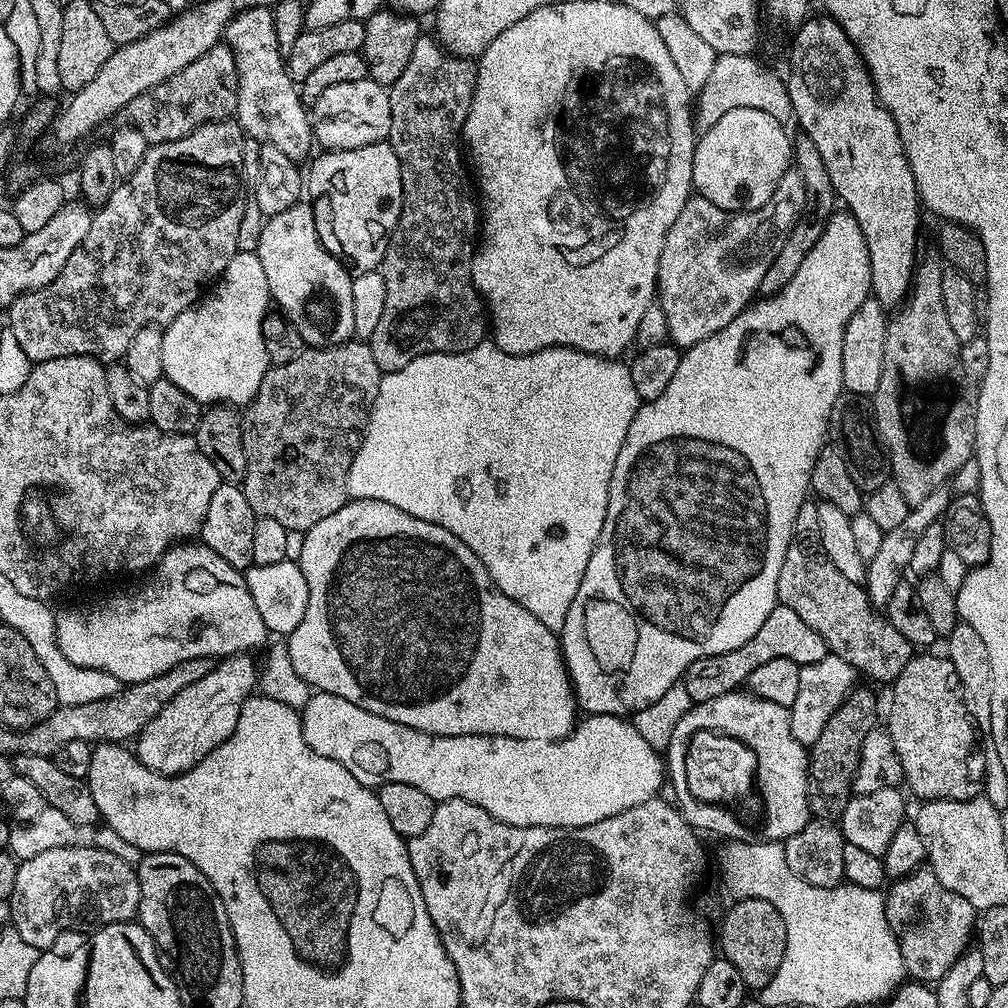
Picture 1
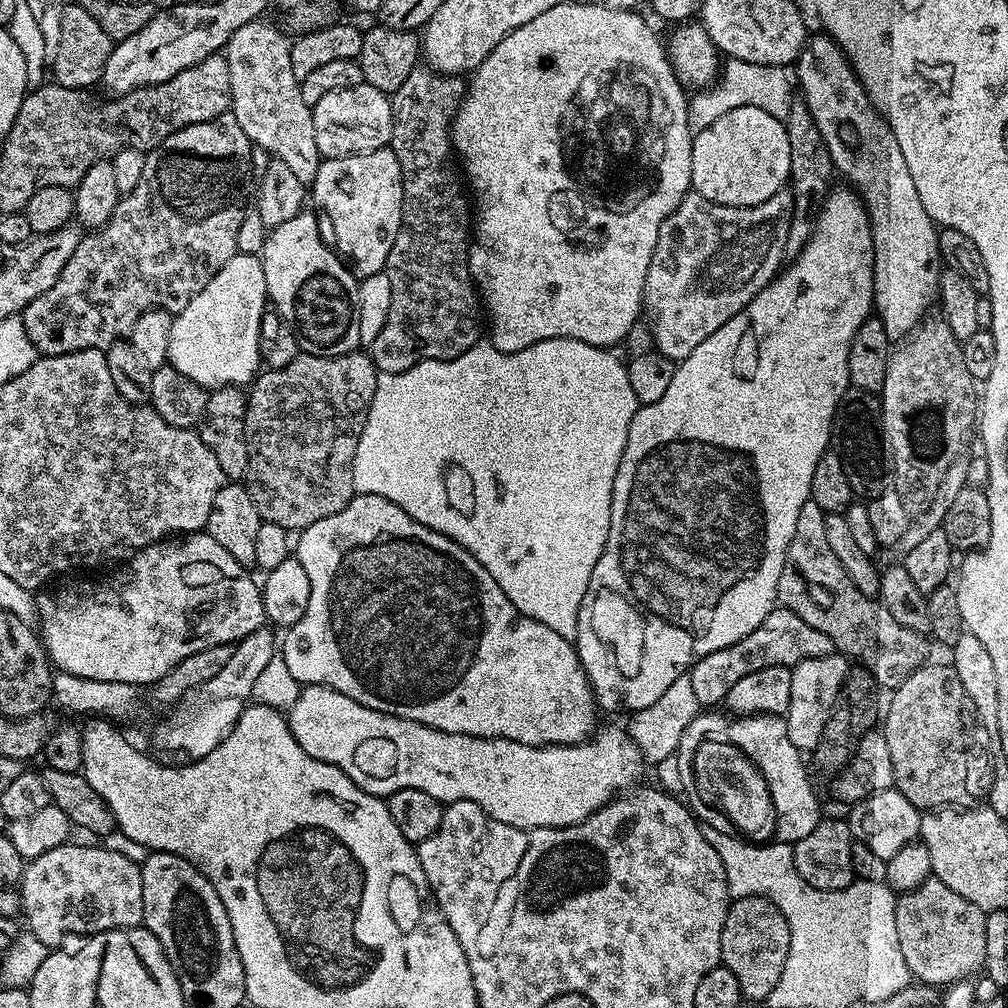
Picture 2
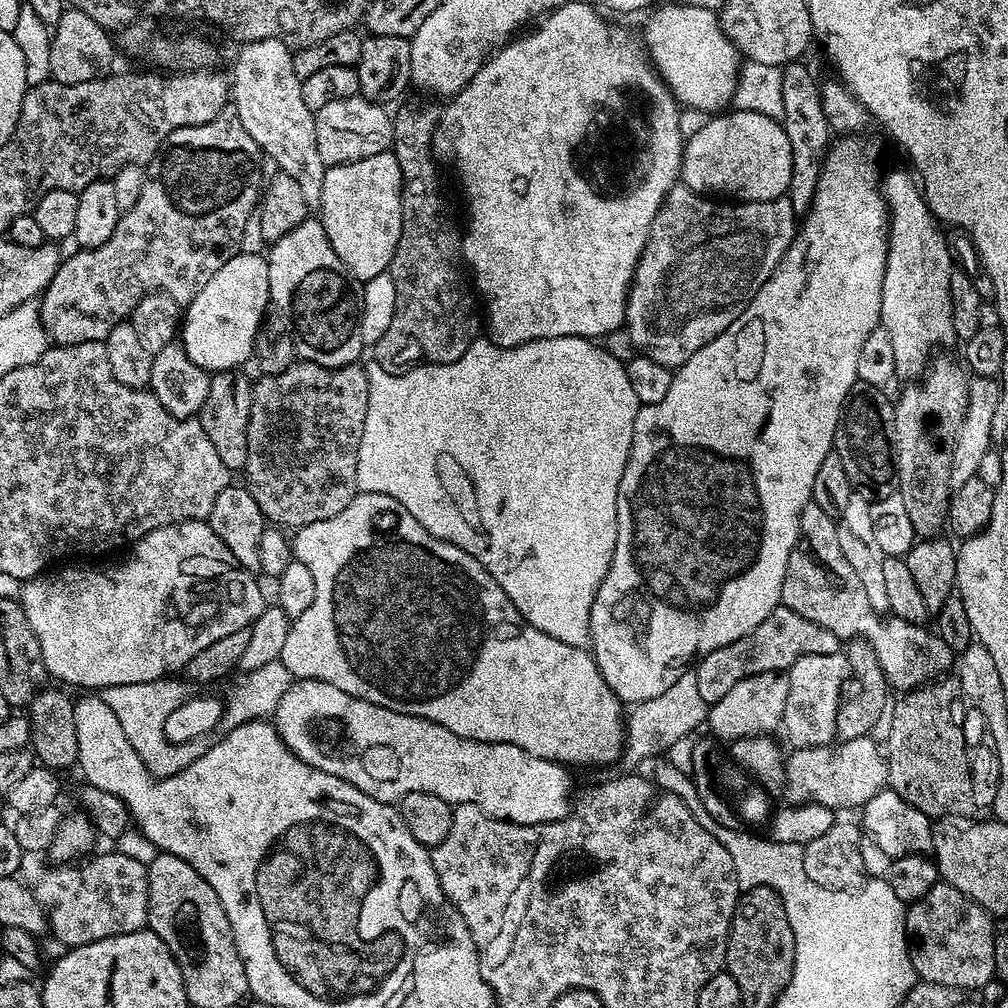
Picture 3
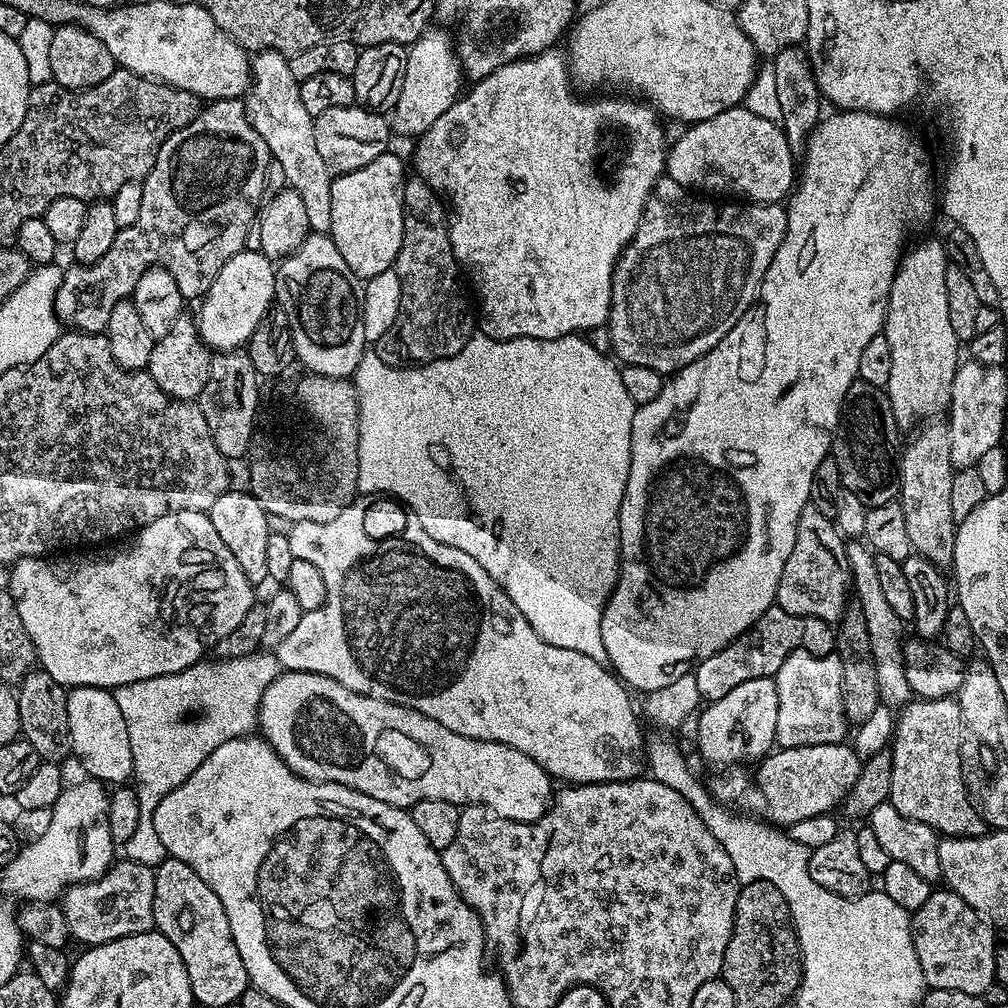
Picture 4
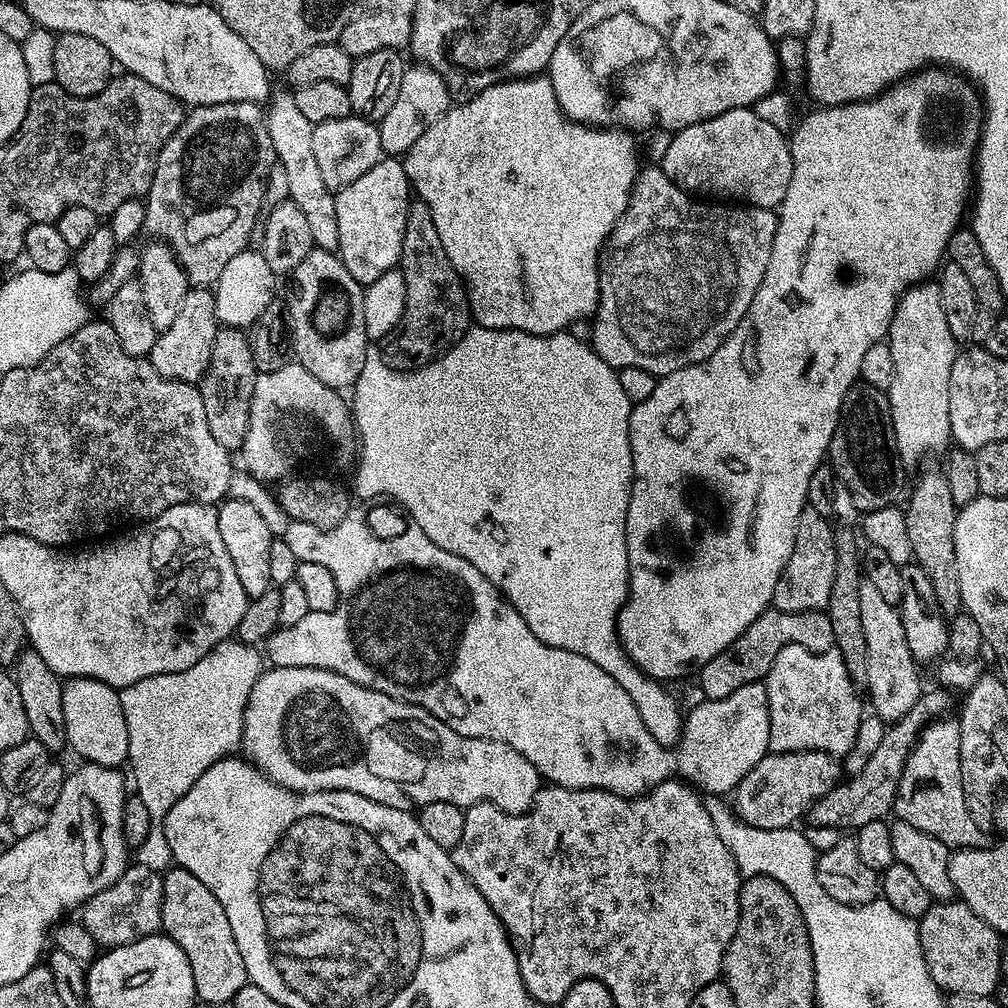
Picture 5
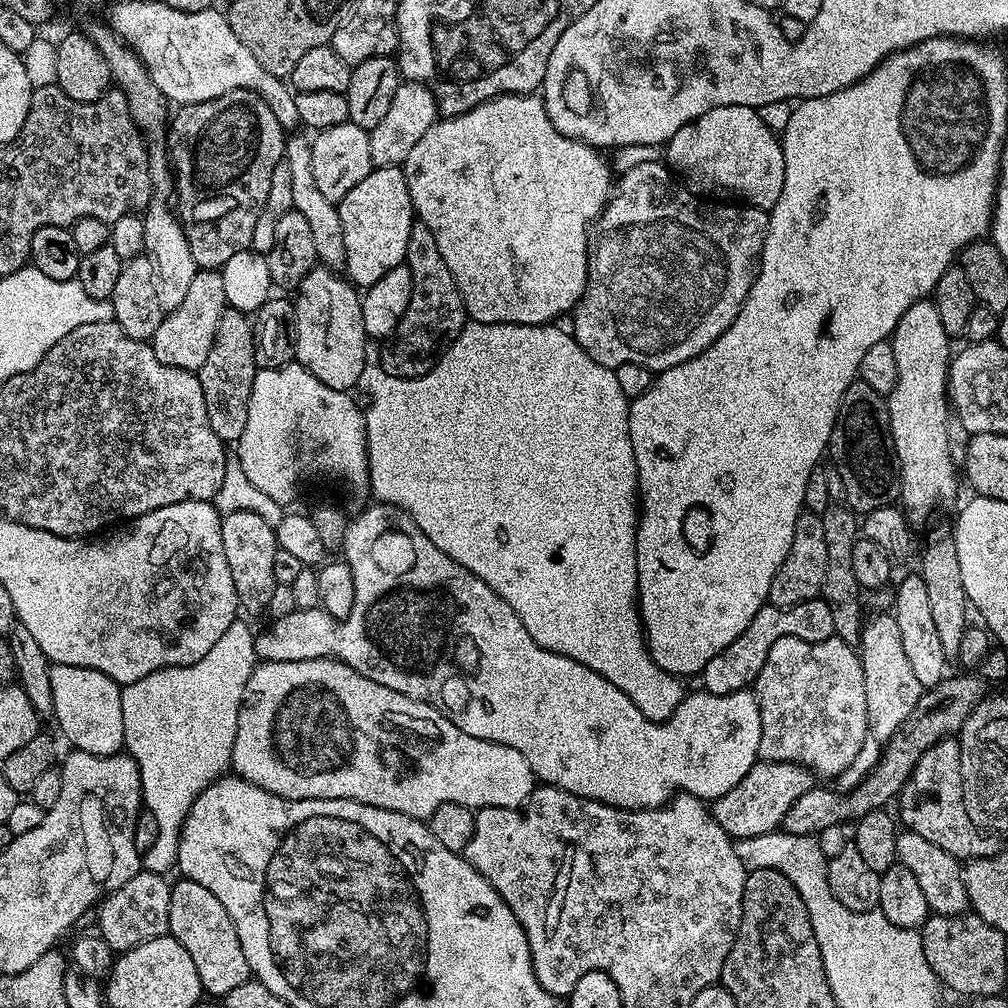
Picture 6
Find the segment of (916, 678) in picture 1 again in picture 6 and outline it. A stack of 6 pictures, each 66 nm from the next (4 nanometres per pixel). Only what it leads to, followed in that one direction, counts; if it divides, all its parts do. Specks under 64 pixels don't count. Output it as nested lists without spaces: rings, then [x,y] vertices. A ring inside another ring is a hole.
[[[942,739],[930,746],[922,758],[918,758],[910,778],[900,792],[899,804],[898,820],[905,829],[926,838],[926,842],[934,842],[938,850],[946,850],[946,854],[955,856],[961,862],[981,860],[1000,852],[1001,837],[970,822],[970,814],[966,814],[959,739]]]

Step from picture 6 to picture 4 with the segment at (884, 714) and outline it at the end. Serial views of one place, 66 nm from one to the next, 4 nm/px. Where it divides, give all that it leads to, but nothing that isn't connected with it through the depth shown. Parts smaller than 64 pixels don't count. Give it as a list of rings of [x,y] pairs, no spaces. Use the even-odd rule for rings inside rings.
[[[852,542],[847,545],[848,570],[852,573],[851,587],[854,589],[854,600],[860,603],[859,615],[863,617],[866,630],[870,636],[870,650],[873,652],[874,666],[877,670],[877,688],[881,705],[899,710],[913,699],[910,682],[906,678],[904,665],[904,628],[905,621],[894,614],[894,609],[886,603],[882,585],[878,579],[876,556],[870,551],[867,543]]]

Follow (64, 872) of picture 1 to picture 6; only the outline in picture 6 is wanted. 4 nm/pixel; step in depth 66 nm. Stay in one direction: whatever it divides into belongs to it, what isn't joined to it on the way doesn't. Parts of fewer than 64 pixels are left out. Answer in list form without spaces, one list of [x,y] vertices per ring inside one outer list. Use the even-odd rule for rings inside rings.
[[[141,870],[130,878],[130,882],[118,886],[118,890],[100,901],[95,913],[96,924],[100,927],[98,935],[110,945],[113,953],[128,952],[142,942],[168,935],[172,884],[166,881],[164,876]]]

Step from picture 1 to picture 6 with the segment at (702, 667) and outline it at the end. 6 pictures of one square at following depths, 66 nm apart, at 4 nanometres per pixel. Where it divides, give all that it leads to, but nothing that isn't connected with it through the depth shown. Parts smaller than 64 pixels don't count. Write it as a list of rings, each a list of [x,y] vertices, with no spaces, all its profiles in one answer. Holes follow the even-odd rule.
[[[817,598],[807,600],[801,604],[795,604],[793,608],[779,608],[767,603],[754,614],[750,626],[722,650],[722,654],[714,654],[710,662],[706,662],[702,673],[703,691],[719,696],[729,696],[735,692],[742,692],[751,689],[755,685],[758,674],[762,670],[762,665],[766,662],[766,654],[770,654],[770,646],[778,642],[778,638],[802,638],[806,642],[826,642],[826,638],[835,636],[833,611],[826,602]]]

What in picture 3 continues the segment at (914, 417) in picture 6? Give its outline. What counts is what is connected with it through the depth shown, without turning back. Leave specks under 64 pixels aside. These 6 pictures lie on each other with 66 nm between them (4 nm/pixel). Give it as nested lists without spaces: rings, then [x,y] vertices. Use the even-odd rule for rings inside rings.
[[[892,172],[889,176],[887,173],[882,180],[884,203],[888,210],[888,253],[882,278],[880,327],[886,330],[886,334],[890,334],[890,346],[894,346],[896,375],[904,382],[912,382],[923,376],[937,350],[948,350],[951,344],[957,343],[950,302],[950,278],[954,271],[954,261],[948,249],[948,238],[941,221],[928,208],[913,173],[908,172]]]

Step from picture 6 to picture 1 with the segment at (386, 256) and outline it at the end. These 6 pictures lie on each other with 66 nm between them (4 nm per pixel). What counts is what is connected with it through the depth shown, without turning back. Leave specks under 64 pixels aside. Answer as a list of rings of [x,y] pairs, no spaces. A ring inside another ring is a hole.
[[[387,142],[358,146],[354,150],[324,150],[319,154],[306,168],[306,192],[328,199],[332,211],[331,247],[353,274],[379,269],[386,246],[398,226],[404,201],[398,154],[394,154]]]

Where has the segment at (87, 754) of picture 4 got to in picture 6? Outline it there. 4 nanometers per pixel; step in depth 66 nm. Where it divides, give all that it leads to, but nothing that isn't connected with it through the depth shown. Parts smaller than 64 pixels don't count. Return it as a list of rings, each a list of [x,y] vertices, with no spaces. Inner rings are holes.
[[[52,664],[50,686],[54,689],[52,716],[60,723],[61,734],[72,743],[75,751],[114,756],[124,748],[121,685],[98,670]]]

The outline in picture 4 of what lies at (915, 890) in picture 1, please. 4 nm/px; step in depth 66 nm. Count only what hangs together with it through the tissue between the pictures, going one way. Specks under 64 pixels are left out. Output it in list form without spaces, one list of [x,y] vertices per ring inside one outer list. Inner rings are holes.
[[[934,890],[922,906],[911,913],[914,954],[922,966],[928,988],[963,990],[966,994],[983,996],[996,983],[994,950],[997,933],[957,892]]]

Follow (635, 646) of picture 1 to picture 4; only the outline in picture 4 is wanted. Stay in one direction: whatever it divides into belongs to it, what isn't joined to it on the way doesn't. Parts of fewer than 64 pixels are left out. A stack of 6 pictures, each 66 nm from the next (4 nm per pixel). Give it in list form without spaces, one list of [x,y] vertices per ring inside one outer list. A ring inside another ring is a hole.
[[[836,110],[833,113],[833,116],[825,115],[820,123],[817,124],[815,130],[808,135],[808,147],[802,153],[802,159],[804,159],[804,177],[801,180],[799,177],[798,183],[795,185],[794,191],[791,193],[790,199],[786,204],[788,221],[786,222],[784,241],[778,246],[778,250],[774,254],[774,258],[764,275],[764,281],[760,283],[760,290],[755,304],[746,310],[746,314],[742,314],[742,318],[729,330],[726,338],[722,338],[722,342],[718,342],[718,346],[714,346],[714,350],[710,350],[705,356],[698,358],[694,362],[690,362],[686,366],[682,366],[677,372],[671,373],[665,379],[662,386],[662,394],[658,394],[658,398],[654,398],[654,402],[646,402],[637,407],[634,414],[634,422],[630,426],[630,474],[626,478],[626,494],[622,498],[622,506],[620,507],[620,573],[616,579],[612,597],[606,602],[604,613],[602,614],[602,643],[606,645],[606,654],[608,655],[608,664],[611,671],[619,676],[621,681],[629,689],[635,690],[637,688],[640,694],[661,690],[662,687],[668,686],[670,682],[677,681],[682,674],[690,671],[690,666],[695,665],[701,660],[710,658],[718,650],[722,650],[734,638],[742,635],[767,608],[773,607],[776,599],[776,591],[778,590],[778,582],[782,578],[782,566],[786,566],[786,558],[790,558],[790,550],[794,550],[796,523],[802,514],[802,510],[812,499],[812,475],[814,474],[814,470],[818,470],[818,462],[825,460],[832,451],[832,434],[838,426],[838,418],[844,405],[846,390],[850,390],[850,386],[858,378],[858,361],[862,359],[862,350],[866,350],[866,345],[870,343],[870,338],[881,335],[884,327],[884,319],[886,318],[886,310],[888,309],[888,295],[896,277],[898,261],[906,251],[904,239],[908,236],[908,228],[922,223],[923,220],[930,219],[932,211],[935,208],[937,211],[938,208],[937,193],[936,196],[932,193],[932,168],[928,165],[928,156],[924,153],[923,146],[912,137],[912,132],[906,125],[899,124],[899,119],[891,116],[875,116],[873,112]]]

